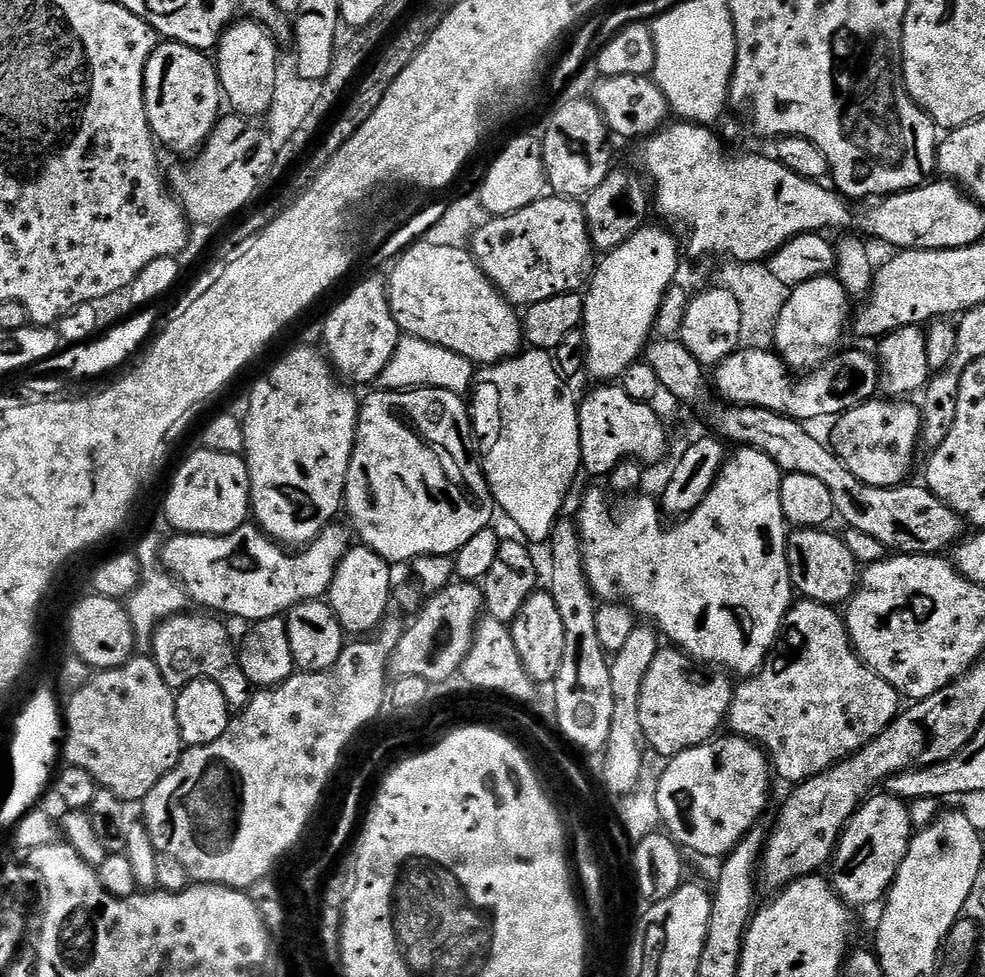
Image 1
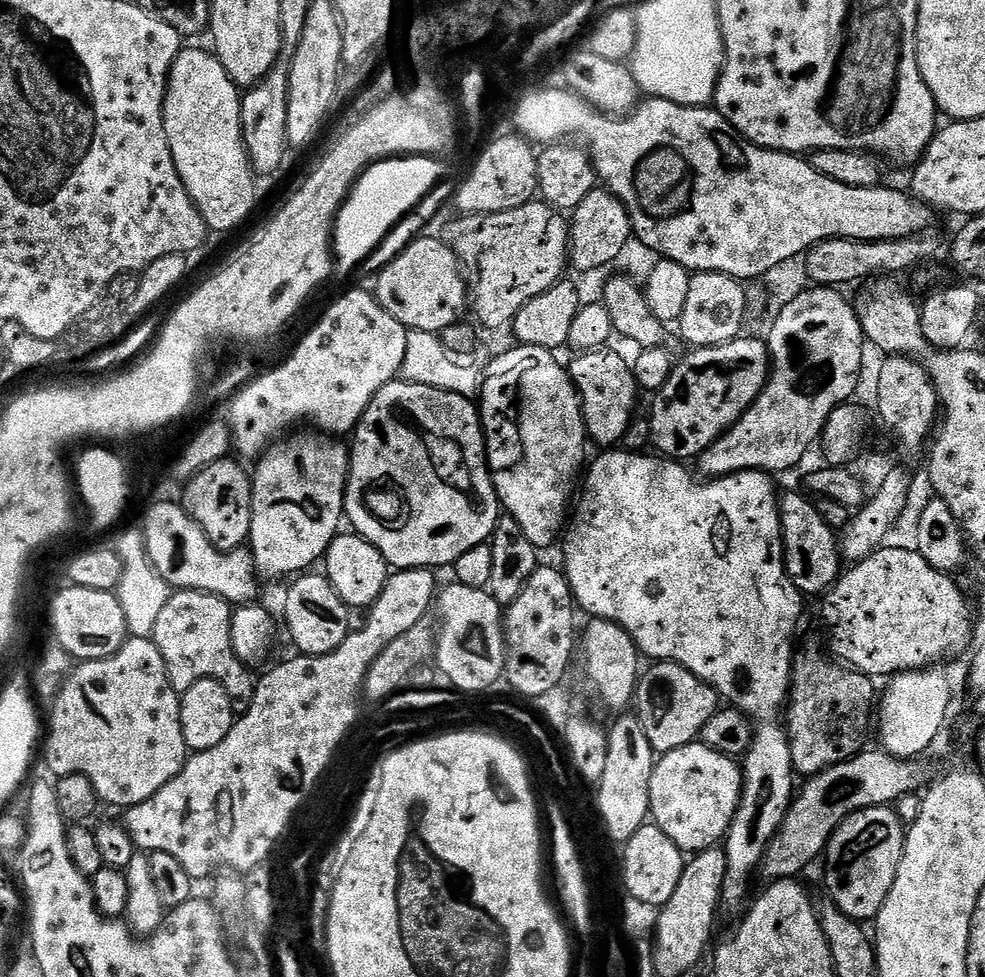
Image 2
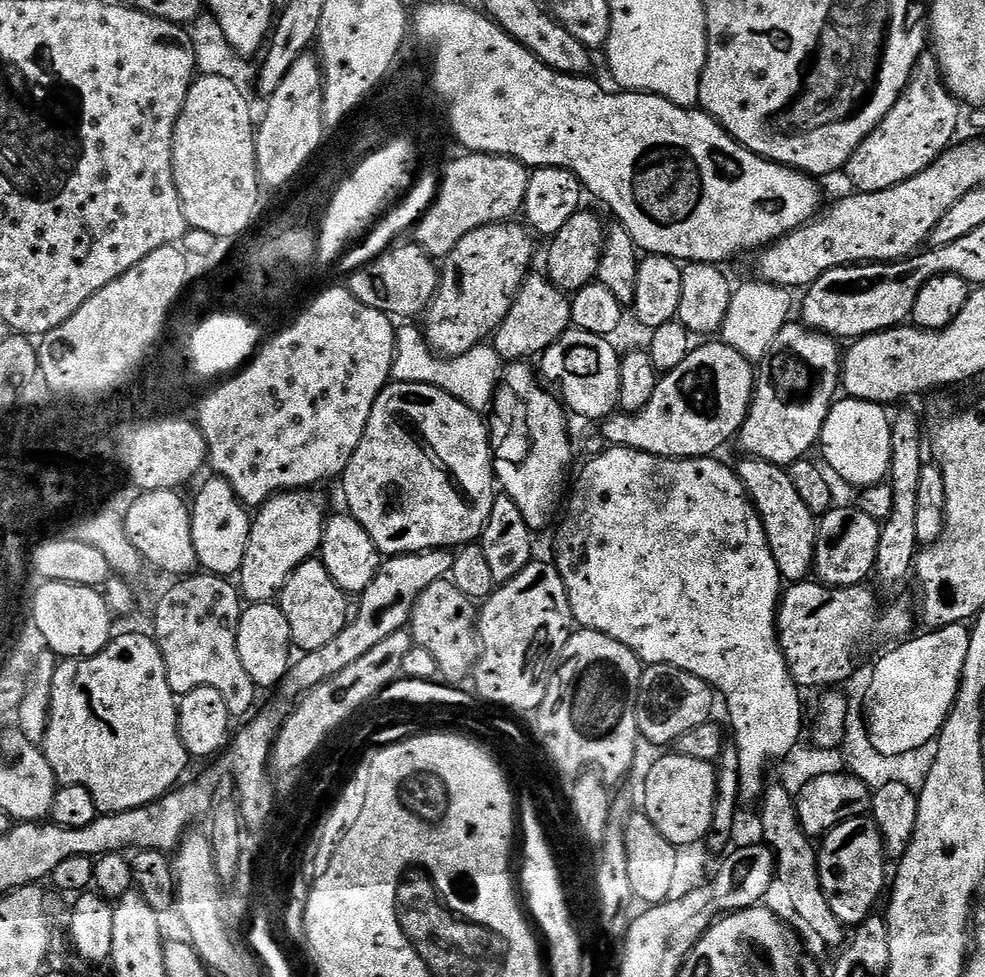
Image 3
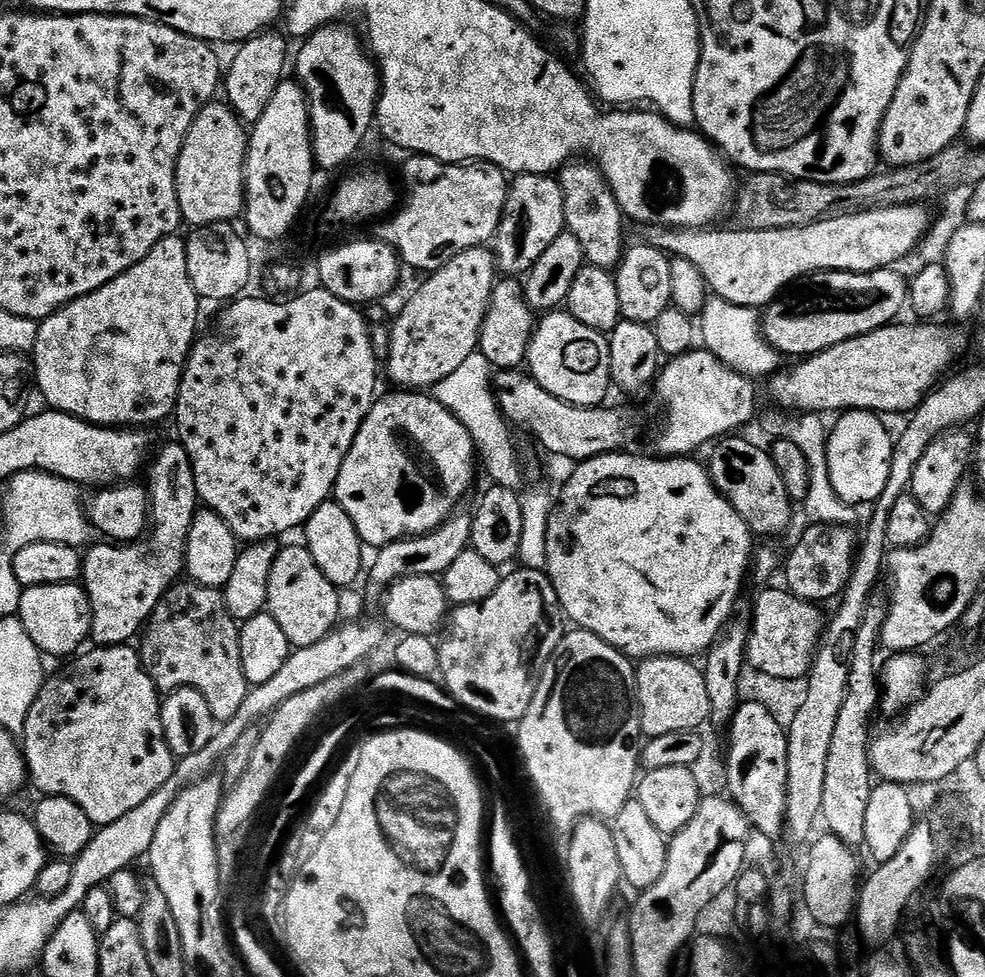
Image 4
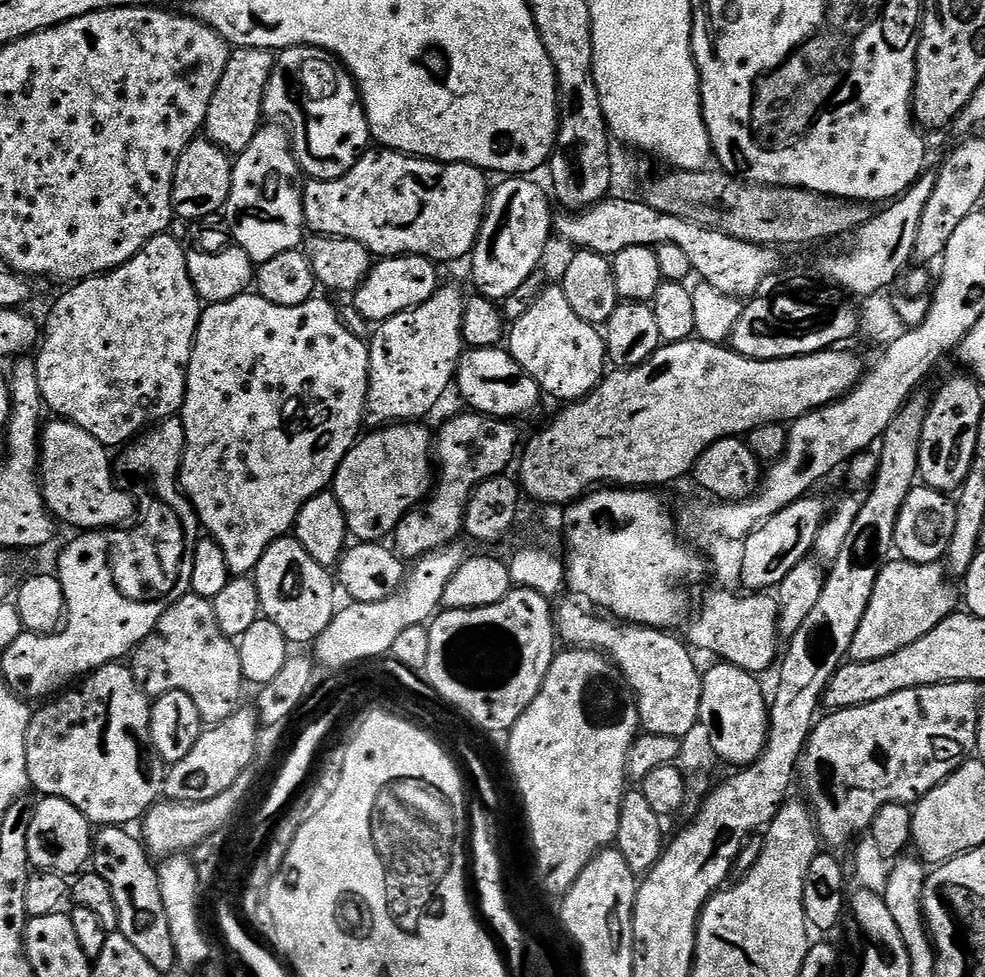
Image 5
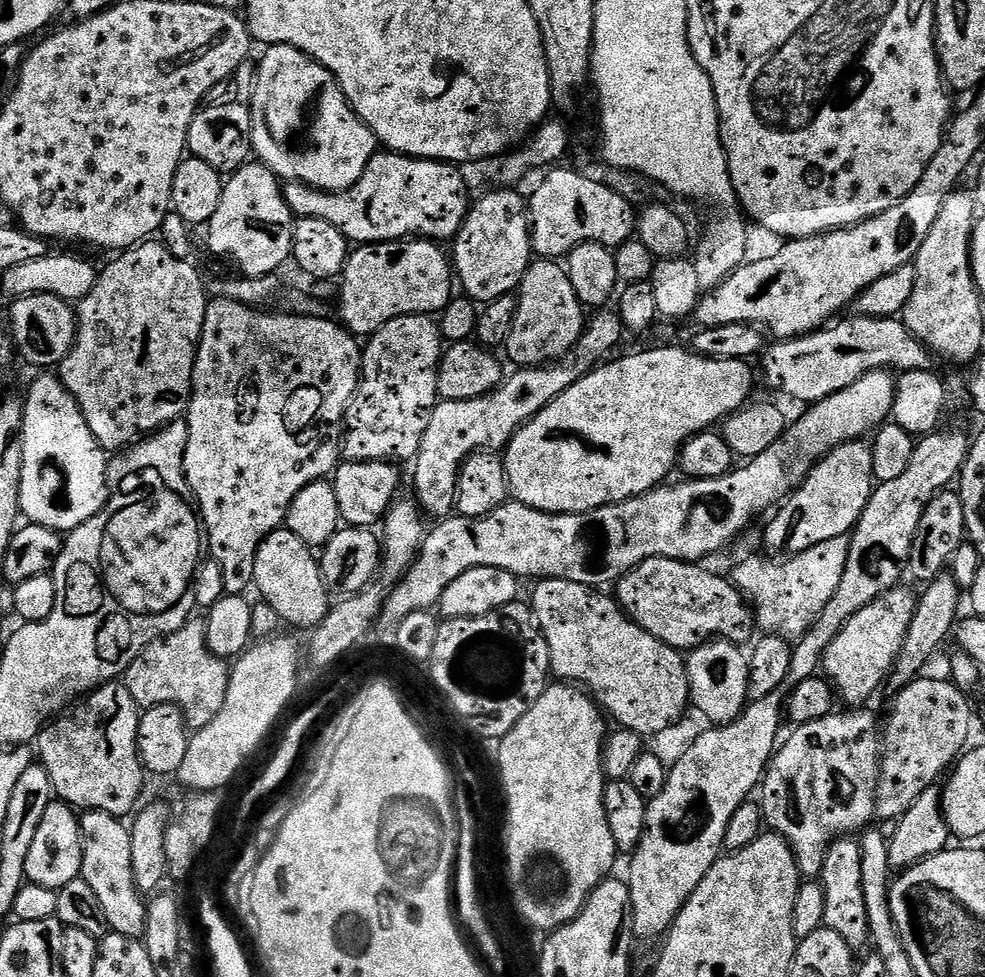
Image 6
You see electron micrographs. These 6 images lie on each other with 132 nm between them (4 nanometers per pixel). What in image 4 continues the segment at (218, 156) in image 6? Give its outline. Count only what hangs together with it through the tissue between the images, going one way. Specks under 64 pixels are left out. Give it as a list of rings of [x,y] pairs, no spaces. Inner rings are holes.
[[[265,30],[259,32],[256,36],[243,41],[235,49],[236,57],[232,60],[232,65],[227,65],[226,75],[222,80],[222,92],[225,92],[226,103],[229,108],[234,110],[234,114],[245,125],[251,126],[258,122],[258,118],[262,118],[270,98],[274,98],[274,90],[278,90],[278,86],[286,79],[284,67],[289,67],[290,52],[288,56],[288,44],[283,31]]]

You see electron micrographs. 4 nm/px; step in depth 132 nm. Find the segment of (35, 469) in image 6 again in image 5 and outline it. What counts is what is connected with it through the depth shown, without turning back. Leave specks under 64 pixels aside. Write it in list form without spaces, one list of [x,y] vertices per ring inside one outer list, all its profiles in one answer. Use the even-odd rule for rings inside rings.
[[[52,418],[43,425],[38,475],[48,510],[61,525],[73,524],[80,528],[76,530],[103,530],[127,525],[133,519],[134,500],[132,504],[129,493],[114,479],[114,464],[108,456],[109,449],[71,420]]]

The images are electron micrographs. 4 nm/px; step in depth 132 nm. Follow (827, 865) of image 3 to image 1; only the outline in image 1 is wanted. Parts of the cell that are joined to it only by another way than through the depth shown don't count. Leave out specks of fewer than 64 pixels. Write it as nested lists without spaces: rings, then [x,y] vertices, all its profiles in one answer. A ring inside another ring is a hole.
[[[891,794],[883,795],[873,795],[861,803],[841,832],[836,851],[830,861],[830,869],[832,868],[830,883],[835,888],[836,895],[853,909],[864,908],[867,904],[879,905],[887,897],[888,889],[892,887],[894,878],[902,866],[902,858],[906,858],[908,844],[914,835],[909,805]]]

